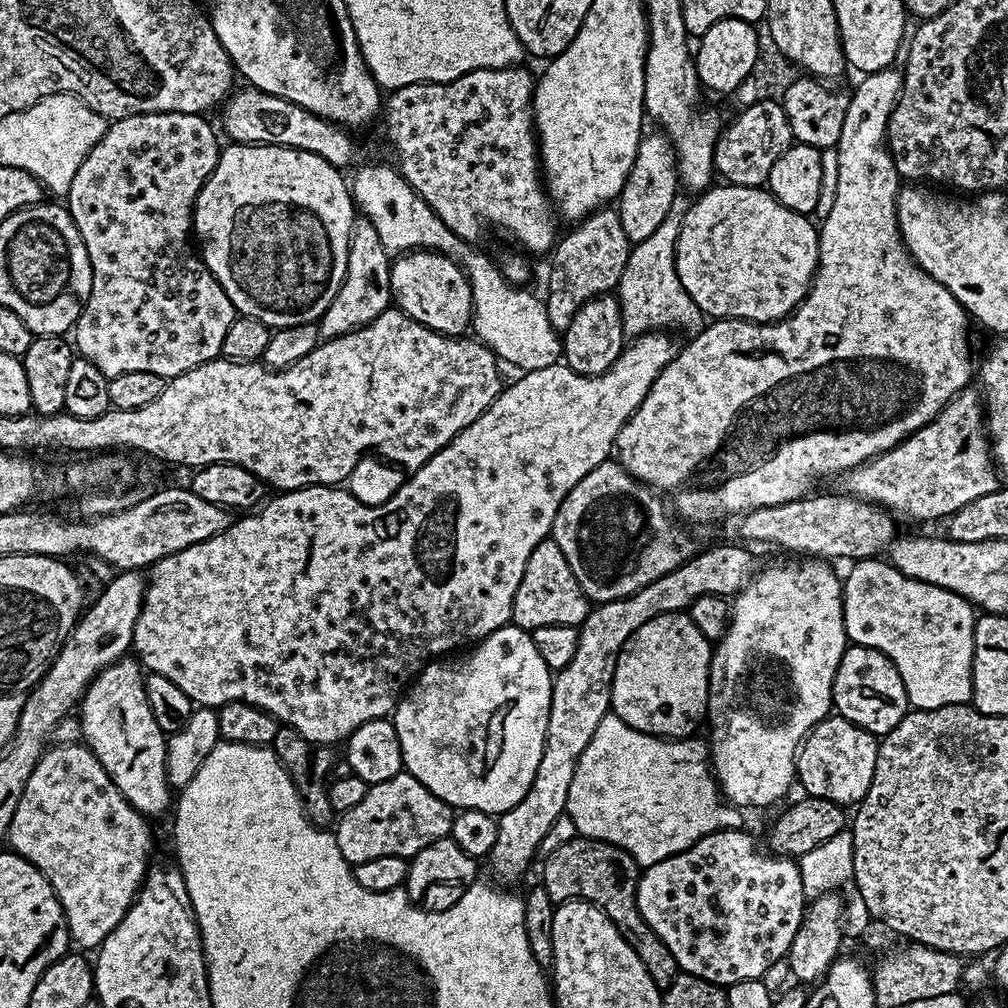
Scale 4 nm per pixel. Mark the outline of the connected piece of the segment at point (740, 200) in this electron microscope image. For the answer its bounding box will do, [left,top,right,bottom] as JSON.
[676,183,820,324]

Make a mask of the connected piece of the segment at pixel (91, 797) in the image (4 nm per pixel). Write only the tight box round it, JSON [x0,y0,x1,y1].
[7,742,152,950]

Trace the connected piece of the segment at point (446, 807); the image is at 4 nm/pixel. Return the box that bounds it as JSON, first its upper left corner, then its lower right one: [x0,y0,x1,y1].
[334,770,453,866]

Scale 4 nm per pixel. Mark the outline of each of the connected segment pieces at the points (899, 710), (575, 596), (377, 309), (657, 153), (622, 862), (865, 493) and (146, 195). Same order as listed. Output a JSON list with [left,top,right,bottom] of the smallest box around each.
[[832,646,910,738],[511,538,590,630],[318,214,393,341],[618,131,678,242],[542,835,678,990],[843,390,998,521],[66,112,237,378]]

